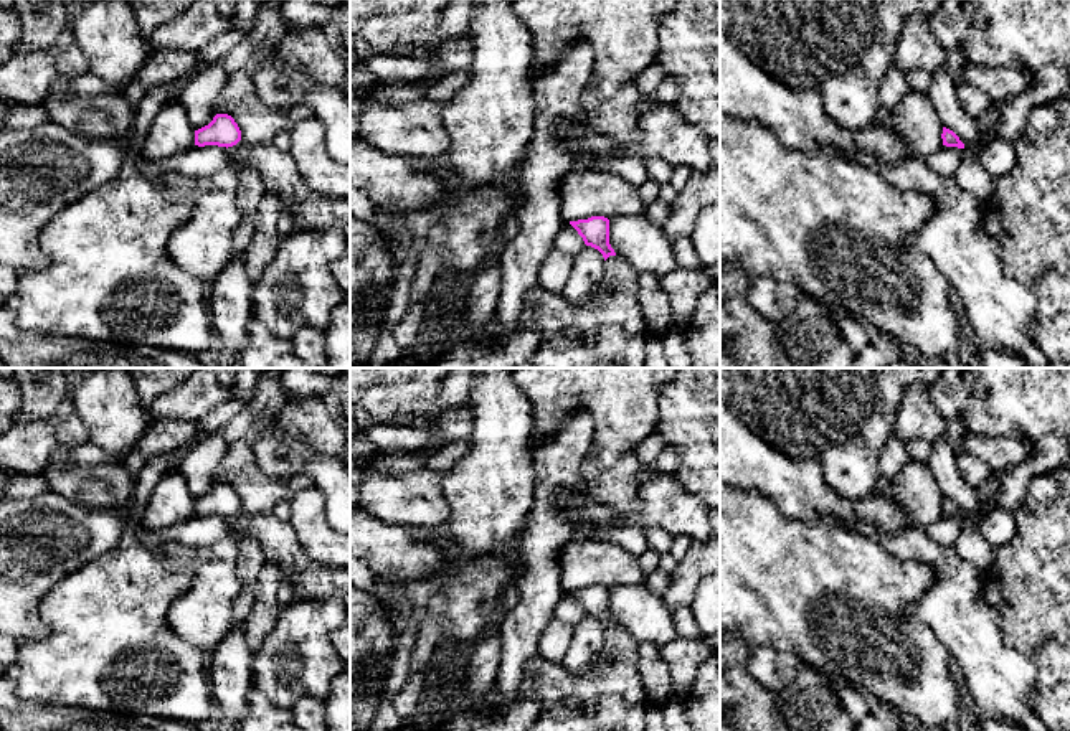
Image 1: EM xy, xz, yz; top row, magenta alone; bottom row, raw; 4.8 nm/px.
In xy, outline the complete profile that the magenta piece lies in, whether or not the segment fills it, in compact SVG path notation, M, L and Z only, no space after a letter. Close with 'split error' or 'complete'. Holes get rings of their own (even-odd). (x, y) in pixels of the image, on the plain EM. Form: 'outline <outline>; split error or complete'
outline M216 483L213 490L195 500L195 515L233 516L241 510L241 500L234 488L228 483Z; complete

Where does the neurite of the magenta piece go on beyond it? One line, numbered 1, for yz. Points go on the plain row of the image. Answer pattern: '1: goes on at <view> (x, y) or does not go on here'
1: does not go on here

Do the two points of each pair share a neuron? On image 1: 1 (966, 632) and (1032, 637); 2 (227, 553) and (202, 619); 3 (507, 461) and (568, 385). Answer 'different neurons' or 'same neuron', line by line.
1: different neurons
2: same neuron
3: different neurons

